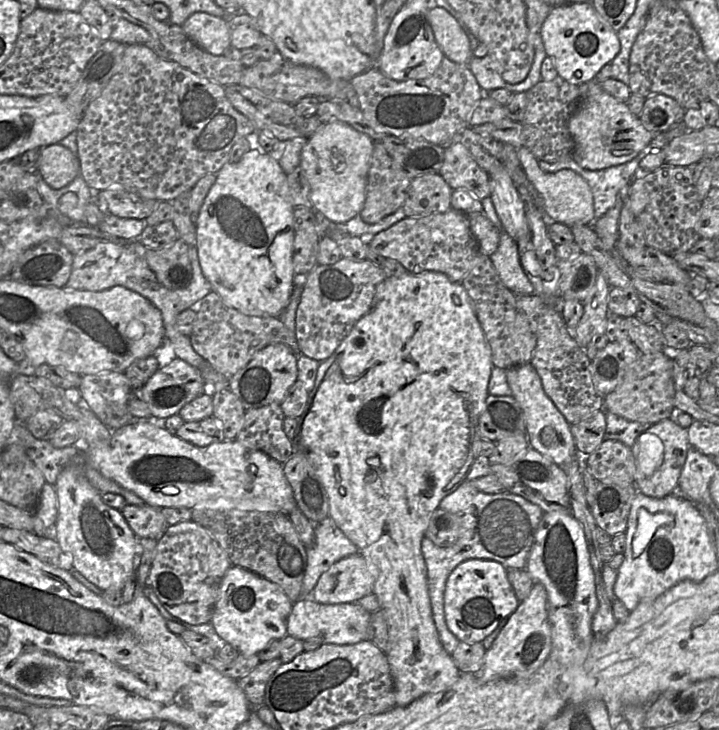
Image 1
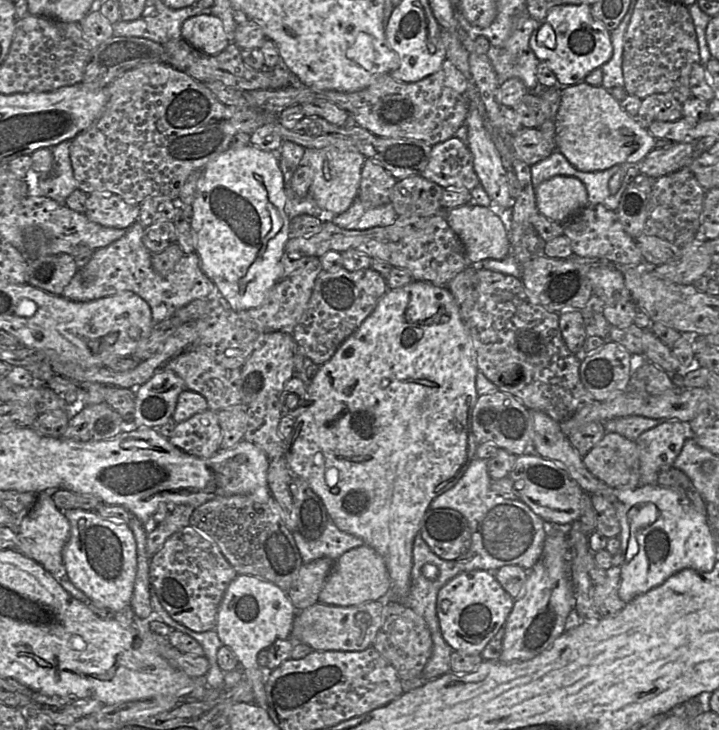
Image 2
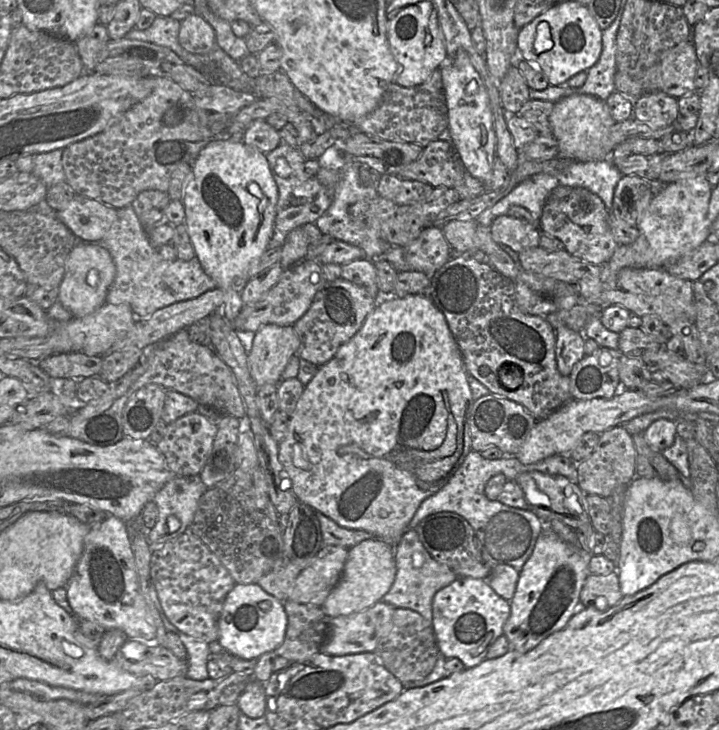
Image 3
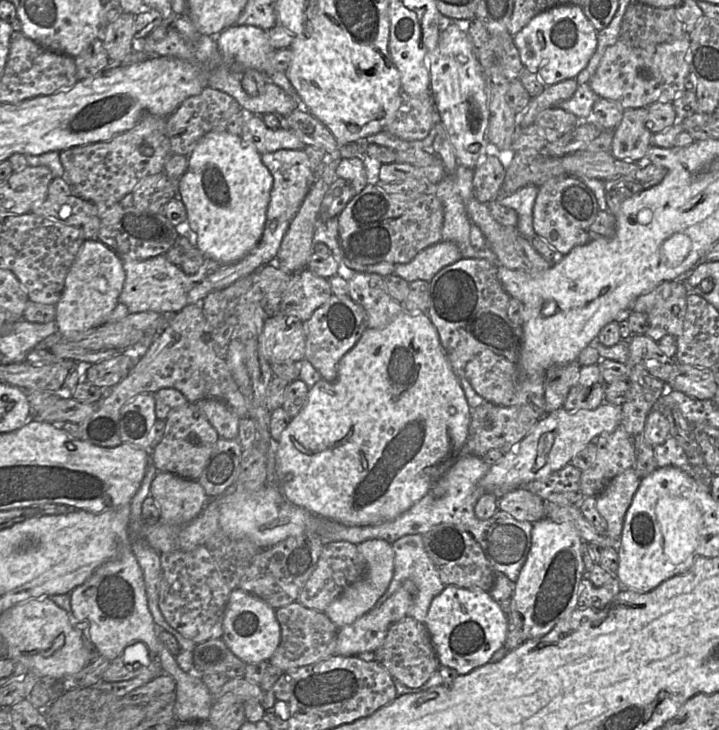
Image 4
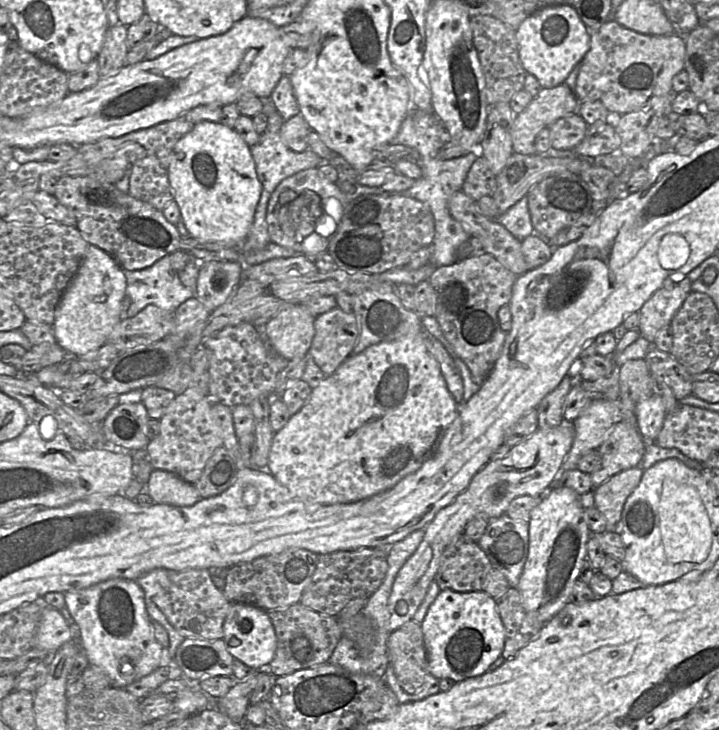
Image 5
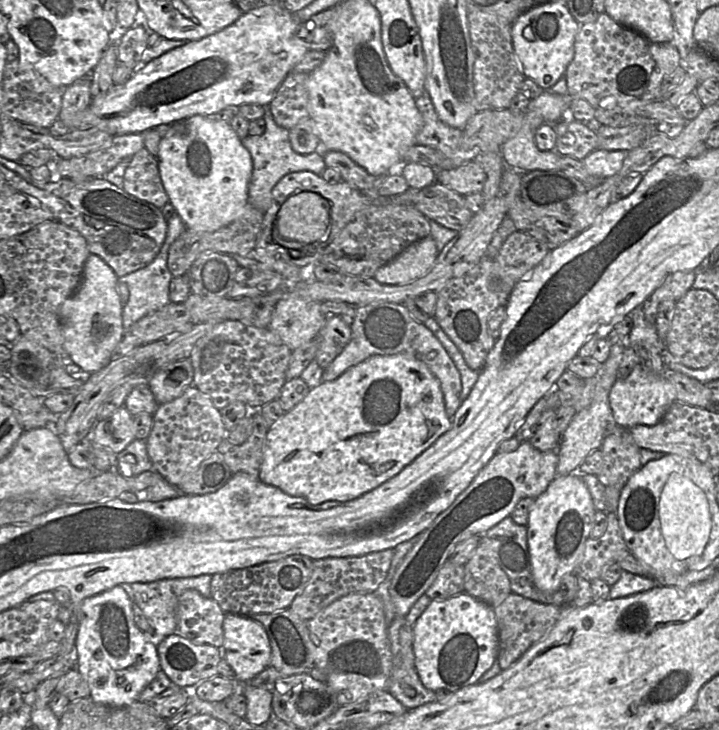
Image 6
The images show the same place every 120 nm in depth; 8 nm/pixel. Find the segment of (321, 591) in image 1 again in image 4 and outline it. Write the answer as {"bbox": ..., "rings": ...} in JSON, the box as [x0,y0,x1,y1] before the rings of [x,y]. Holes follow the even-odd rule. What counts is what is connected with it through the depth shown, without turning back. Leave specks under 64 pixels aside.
{"bbox":[324,539,394,628],"rings":[[[370,539],[357,546],[366,563],[365,575],[350,585],[324,611],[338,628],[352,624],[374,608],[378,599],[387,590],[393,577],[394,553],[391,543],[384,539]]]}

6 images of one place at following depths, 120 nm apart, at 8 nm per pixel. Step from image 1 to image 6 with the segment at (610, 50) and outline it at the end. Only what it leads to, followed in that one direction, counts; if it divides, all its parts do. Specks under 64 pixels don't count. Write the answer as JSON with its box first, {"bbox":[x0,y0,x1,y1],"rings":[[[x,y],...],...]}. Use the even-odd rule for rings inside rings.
{"bbox":[511,2,581,90],"rings":[[[550,2],[522,13],[511,24],[512,44],[521,70],[526,78],[533,80],[543,90],[549,90],[564,76],[574,57],[574,43],[581,24],[571,15],[565,2]]]}

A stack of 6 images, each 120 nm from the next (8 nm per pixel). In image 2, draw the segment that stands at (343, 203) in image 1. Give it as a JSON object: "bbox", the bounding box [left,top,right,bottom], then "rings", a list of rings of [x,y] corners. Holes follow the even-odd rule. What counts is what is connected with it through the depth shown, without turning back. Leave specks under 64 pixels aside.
{"bbox":[300,147,365,215],"rings":[[[326,147],[306,149],[300,165],[309,165],[314,173],[310,195],[324,213],[338,215],[344,213],[359,195],[362,167],[365,156],[350,149]]]}

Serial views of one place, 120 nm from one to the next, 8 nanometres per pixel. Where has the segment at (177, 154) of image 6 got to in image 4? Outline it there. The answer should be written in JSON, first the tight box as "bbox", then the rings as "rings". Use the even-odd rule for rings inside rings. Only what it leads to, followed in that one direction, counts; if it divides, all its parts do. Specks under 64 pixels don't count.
{"bbox":[177,130,273,264],"rings":[[[227,130],[204,135],[188,154],[187,170],[177,187],[177,197],[187,212],[187,223],[195,234],[196,247],[205,258],[231,264],[243,259],[259,242],[266,222],[273,177],[255,146]]]}

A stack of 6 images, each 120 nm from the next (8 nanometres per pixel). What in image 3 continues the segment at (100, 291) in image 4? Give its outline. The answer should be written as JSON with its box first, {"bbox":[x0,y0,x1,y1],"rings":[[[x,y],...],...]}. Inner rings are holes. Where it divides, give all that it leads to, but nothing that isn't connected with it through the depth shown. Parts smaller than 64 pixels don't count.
{"bbox":[58,241,115,318],"rings":[[[77,241],[66,259],[66,271],[59,286],[58,301],[75,318],[87,316],[106,303],[115,274],[113,258],[102,243]]]}

